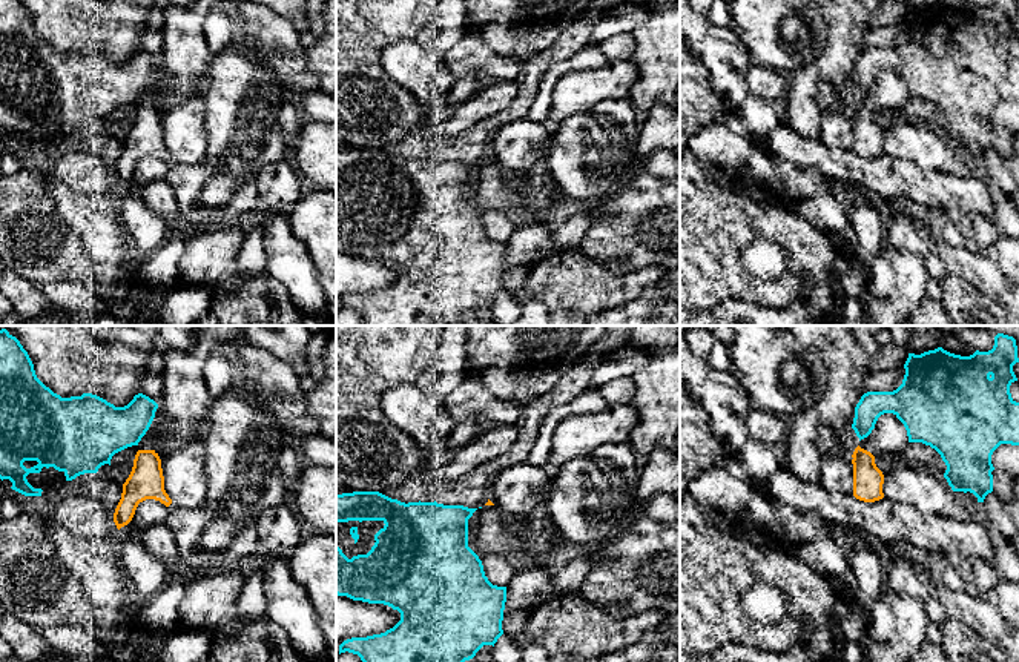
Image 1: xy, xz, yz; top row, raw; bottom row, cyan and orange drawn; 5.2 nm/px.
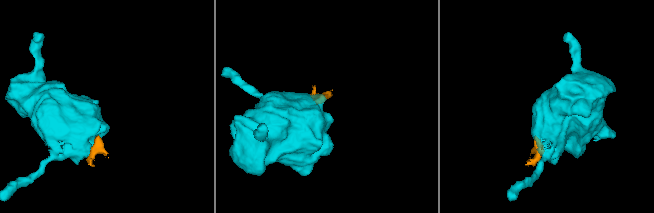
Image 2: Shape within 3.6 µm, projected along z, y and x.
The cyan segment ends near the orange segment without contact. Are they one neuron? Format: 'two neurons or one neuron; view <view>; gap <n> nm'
two neurons; view xy; gap 30 nm

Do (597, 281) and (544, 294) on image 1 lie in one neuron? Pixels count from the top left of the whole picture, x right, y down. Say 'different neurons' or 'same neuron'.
same neuron

